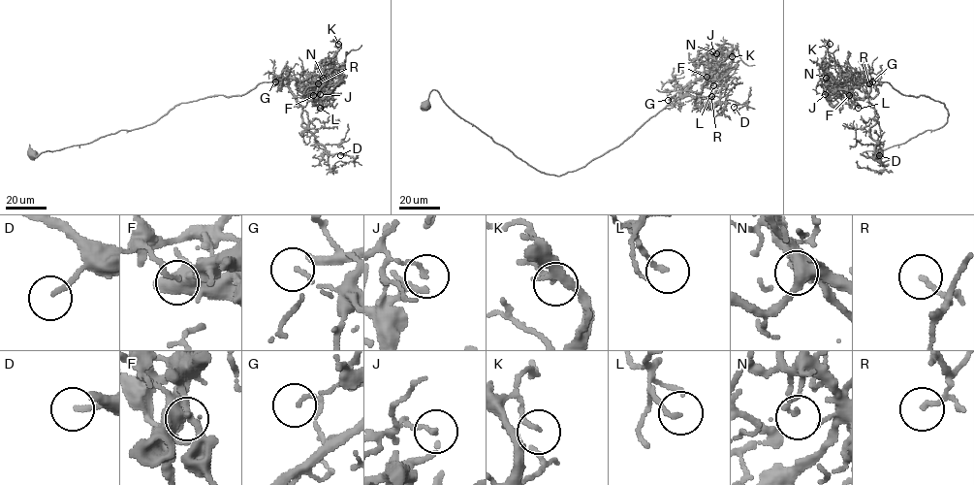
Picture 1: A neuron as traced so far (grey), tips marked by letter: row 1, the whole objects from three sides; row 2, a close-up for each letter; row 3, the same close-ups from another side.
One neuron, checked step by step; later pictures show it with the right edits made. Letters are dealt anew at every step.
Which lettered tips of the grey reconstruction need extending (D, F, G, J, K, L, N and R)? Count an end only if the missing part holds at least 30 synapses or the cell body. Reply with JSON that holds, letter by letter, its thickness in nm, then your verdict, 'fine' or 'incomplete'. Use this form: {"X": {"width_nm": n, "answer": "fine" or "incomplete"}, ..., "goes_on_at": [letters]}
{"D": {"width_nm": 170, "answer": "fine"}, "F": {"width_nm": 140, "answer": "fine"}, "G": {"width_nm": 130, "answer": "fine"}, "J": {"width_nm": 110, "answer": "incomplete"}, "K": {"width_nm": 120, "answer": "fine"}, "L": {"width_nm": 150, "answer": "fine"}, "N": {"width_nm": 140, "answer": "fine"}, "R": {"width_nm": 110, "answer": "fine"}, "goes_on_at": ["J"]}

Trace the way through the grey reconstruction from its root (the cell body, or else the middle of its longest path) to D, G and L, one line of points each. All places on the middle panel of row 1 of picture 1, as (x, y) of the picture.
D: (425, 106), (436, 90), (495, 143), (557, 176), (618, 146), (679, 95), (734, 107)
G: (425, 106), (436, 90), (457, 114), (495, 143), (538, 171), (560, 176), (618, 146), (674, 99), (668, 100)
L: (425, 106), (436, 90), (495, 143), (538, 171), (560, 176), (618, 146), (691, 82), (711, 76), (713, 85)

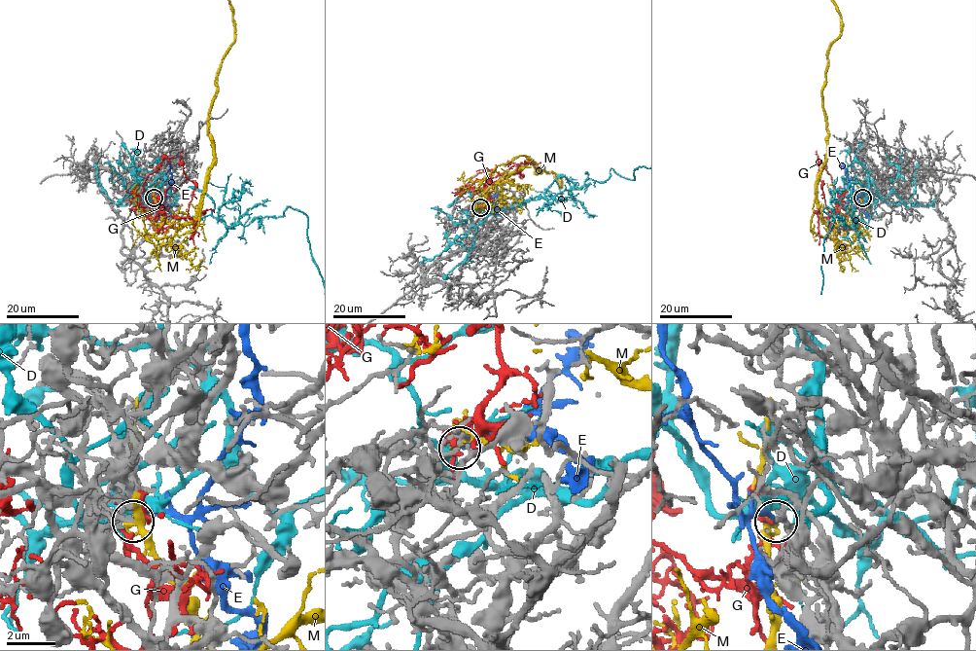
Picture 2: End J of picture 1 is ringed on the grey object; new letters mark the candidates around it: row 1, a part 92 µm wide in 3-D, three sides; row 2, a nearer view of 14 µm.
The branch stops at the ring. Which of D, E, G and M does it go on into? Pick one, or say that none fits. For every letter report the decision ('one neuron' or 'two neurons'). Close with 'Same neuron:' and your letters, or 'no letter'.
D: two neurons
E: one neuron
G: two neurons
M: two neurons
Same neuron: E

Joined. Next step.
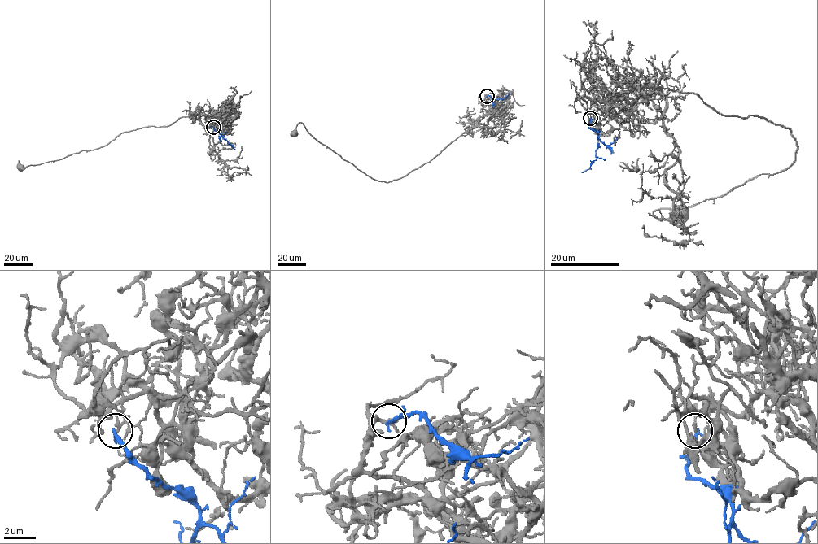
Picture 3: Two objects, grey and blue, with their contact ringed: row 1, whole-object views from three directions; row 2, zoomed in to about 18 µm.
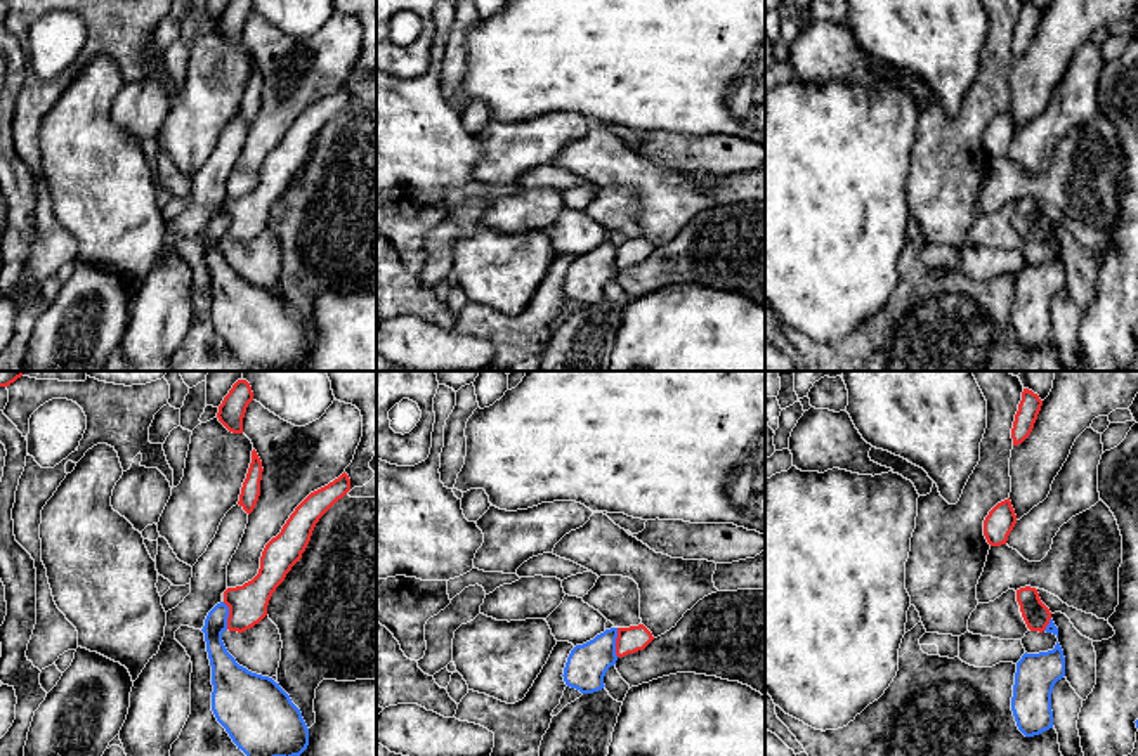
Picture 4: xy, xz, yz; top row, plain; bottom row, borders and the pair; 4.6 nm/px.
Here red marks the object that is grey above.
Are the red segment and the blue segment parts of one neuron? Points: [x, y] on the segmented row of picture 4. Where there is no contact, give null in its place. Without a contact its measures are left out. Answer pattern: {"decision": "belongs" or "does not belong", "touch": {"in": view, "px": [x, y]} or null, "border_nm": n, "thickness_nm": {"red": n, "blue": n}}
{"decision": "does not belong", "touch": {"in": "xz", "px": [616, 642]}, "border_nm": 140, "thickness_nm": {"red": 120, "blue": 190}}

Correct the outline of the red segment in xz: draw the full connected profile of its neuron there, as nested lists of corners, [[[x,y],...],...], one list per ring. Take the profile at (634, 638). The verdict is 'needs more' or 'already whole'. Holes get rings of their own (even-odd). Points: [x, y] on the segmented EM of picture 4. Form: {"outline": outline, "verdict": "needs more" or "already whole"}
{"outline": [[[644,624],[618,628],[616,655],[625,657],[644,650],[652,640],[652,633]]], "verdict": "already whole"}

